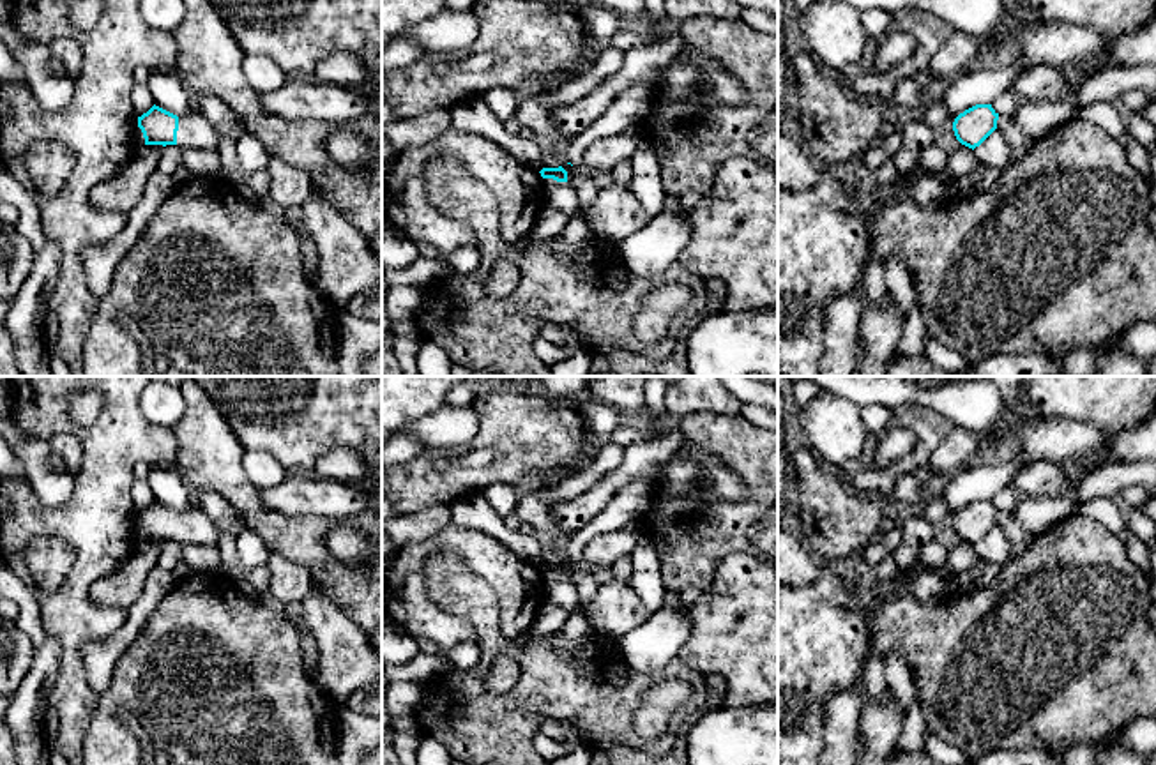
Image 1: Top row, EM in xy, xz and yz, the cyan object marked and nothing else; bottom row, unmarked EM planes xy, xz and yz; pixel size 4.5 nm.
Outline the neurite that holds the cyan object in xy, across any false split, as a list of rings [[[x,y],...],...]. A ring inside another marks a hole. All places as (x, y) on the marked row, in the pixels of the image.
[[[156,104],[138,117],[138,127],[143,133],[145,145],[217,150],[221,140],[221,133],[198,111],[177,117]]]

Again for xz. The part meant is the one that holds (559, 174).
[[[636,124],[615,136],[608,136],[592,143],[585,150],[582,163],[576,164],[571,173],[567,173],[562,166],[543,168],[539,173],[543,178],[553,178],[557,182],[569,184],[573,175],[583,175],[587,178],[592,178],[594,171],[608,171],[613,170],[620,161],[631,159],[640,140],[642,129]]]

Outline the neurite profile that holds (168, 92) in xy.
[[[154,71],[147,81],[156,106],[182,117],[189,113],[191,94],[186,90],[182,81],[175,76],[175,72],[159,72]]]

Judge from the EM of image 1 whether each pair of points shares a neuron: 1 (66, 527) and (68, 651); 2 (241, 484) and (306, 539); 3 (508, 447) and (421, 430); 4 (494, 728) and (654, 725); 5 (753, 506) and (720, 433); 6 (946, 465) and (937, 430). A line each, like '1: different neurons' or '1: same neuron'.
1: same neuron
2: same neuron
3: different neurons
4: different neurons
5: same neuron
6: different neurons

